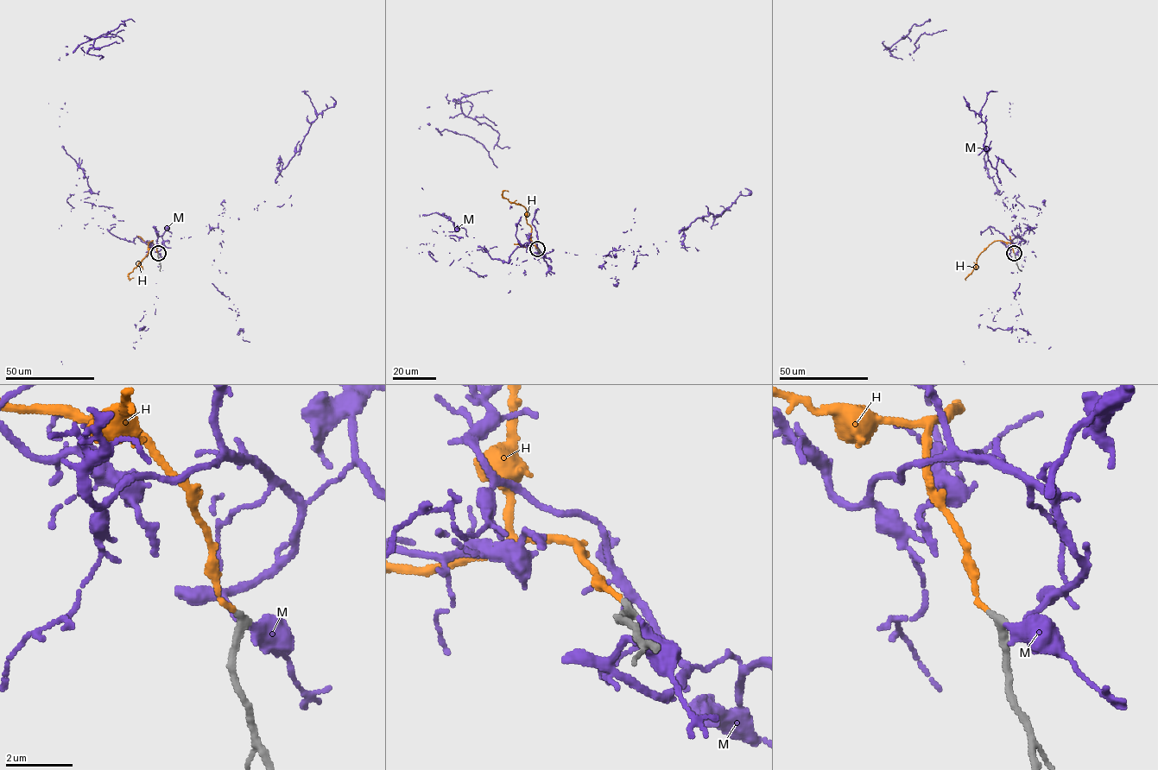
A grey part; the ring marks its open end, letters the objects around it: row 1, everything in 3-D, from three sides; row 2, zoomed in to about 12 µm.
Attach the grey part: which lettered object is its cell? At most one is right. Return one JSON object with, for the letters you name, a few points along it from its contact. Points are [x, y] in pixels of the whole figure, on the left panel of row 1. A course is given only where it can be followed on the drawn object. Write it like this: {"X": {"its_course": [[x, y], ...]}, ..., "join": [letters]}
{"H": {"its_course": [[158, 253], [152, 240], [150, 241], [147, 255], [128, 274], [129, 278], [133, 277]]}, "join": ["H"]}

